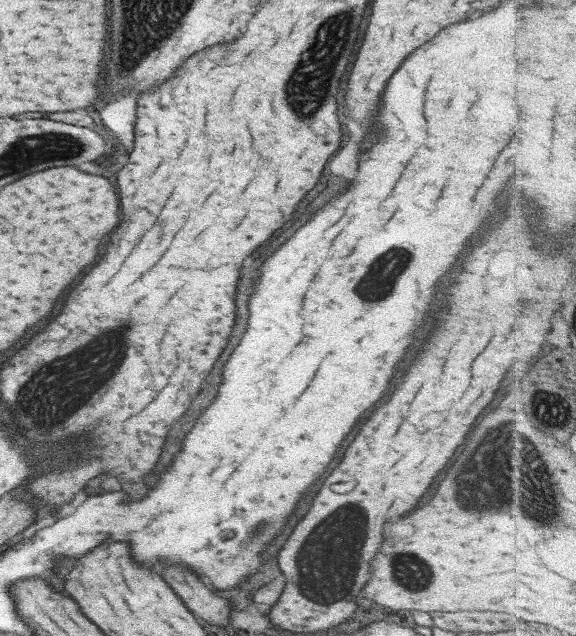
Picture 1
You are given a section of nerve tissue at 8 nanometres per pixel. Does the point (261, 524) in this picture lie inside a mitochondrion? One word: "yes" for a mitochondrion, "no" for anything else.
yes

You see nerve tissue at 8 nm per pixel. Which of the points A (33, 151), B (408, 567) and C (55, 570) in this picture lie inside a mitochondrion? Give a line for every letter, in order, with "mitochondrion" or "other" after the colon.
A: mitochondrion
B: mitochondrion
C: other

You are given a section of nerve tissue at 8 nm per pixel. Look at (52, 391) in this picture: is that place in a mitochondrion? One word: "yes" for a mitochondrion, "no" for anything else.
yes

